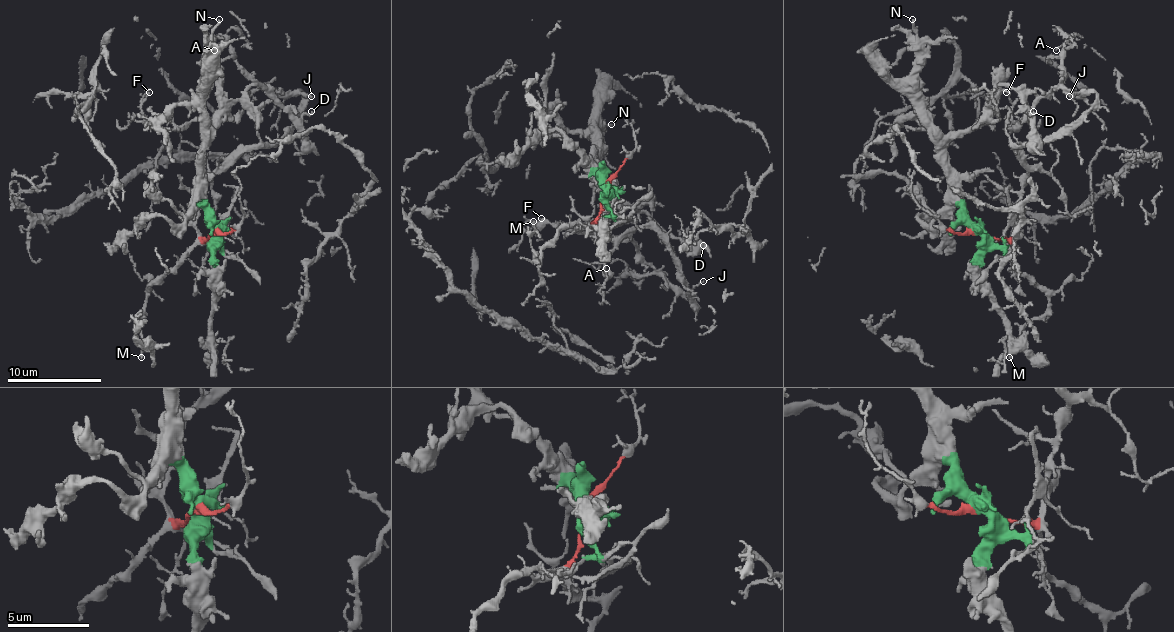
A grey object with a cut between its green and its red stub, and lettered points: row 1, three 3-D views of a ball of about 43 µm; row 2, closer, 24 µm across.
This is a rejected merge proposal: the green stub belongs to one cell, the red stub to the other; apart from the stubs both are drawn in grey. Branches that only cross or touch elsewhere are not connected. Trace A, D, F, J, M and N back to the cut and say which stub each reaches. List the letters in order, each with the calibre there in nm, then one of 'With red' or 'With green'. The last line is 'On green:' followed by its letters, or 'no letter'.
A: Thickness 100 nm. With red
D: Thickness 220 nm. With green
F: Thickness 140 nm. With red
J: Thickness 140 nm. With red
M: Thickness 170 nm. With red
N: Thickness 190 nm. With green
On green: D, N

